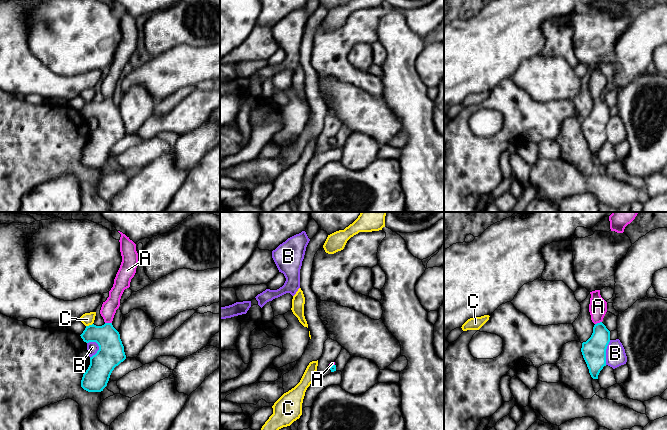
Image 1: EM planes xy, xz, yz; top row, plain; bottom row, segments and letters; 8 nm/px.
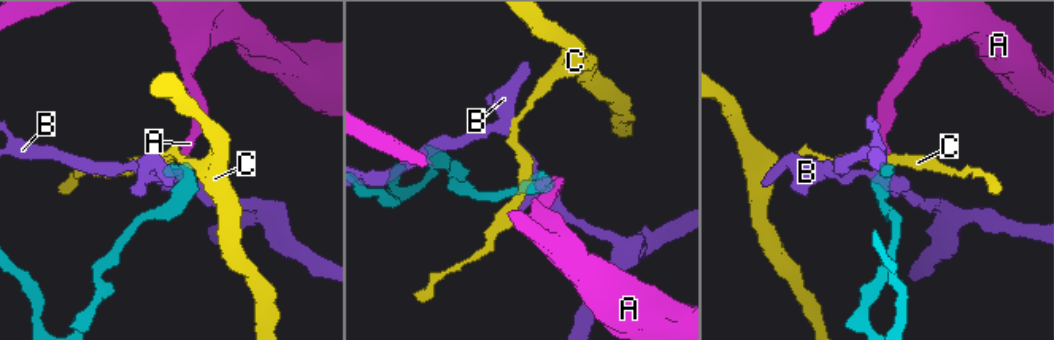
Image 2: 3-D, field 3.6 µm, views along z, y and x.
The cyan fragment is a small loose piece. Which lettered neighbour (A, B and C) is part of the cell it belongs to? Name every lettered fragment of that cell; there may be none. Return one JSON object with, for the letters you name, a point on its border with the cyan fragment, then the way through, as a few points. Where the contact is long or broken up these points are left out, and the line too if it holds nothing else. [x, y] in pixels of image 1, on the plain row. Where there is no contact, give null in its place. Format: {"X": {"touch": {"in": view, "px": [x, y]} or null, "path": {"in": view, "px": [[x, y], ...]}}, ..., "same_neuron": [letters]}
{"A": {"touch": {"in": "xy", "px": [108, 99]}, "path": {"in": "xy", "px": [[111, 129], [108, 116], [108, 99], [109, 83]]}}, "same_neuron": ["A"]}

